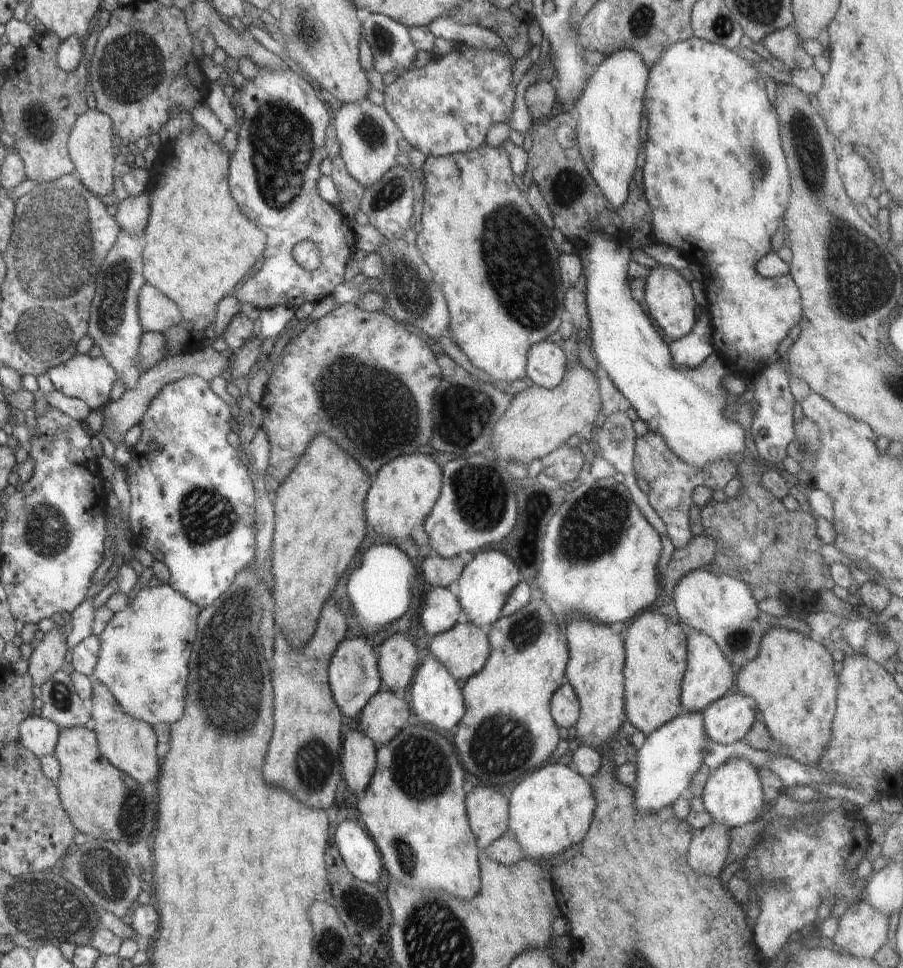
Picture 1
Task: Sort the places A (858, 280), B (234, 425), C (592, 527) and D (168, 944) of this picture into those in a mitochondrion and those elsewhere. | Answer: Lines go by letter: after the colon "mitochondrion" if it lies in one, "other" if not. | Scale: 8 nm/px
A: mitochondrion
B: other
C: mitochondrion
D: other

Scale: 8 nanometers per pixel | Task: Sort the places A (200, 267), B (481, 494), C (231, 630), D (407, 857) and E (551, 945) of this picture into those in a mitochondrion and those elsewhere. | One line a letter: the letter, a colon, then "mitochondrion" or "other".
A: other
B: mitochondrion
C: mitochondrion
D: mitochondrion
E: other

